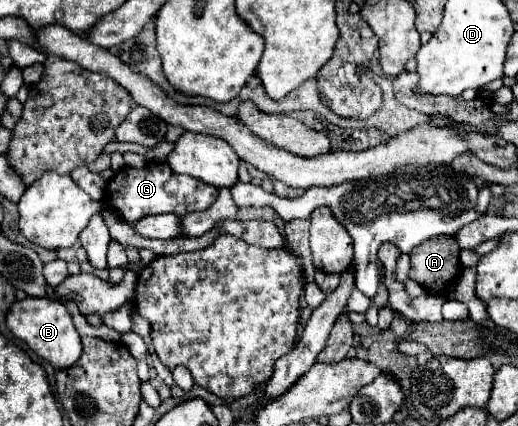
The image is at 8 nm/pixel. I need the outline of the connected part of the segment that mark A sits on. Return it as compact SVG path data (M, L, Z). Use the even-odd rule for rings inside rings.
M438 235L424 241L410 253L410 279L428 287L432 293L446 289L460 273L460 251L462 249L458 247L456 239L448 235Z

